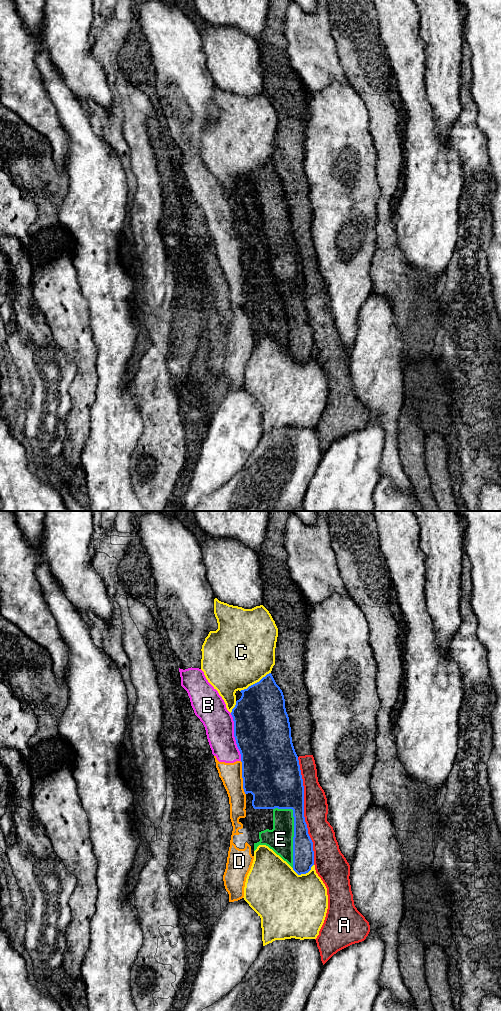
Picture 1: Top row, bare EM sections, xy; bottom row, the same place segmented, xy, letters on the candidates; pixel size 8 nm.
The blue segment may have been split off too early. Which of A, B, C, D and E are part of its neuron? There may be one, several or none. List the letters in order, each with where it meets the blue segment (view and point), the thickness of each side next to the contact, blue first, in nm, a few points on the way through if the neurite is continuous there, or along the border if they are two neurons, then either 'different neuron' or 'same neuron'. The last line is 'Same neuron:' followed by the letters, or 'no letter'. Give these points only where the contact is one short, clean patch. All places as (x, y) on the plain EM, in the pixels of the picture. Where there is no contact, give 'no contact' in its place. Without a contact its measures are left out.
A: contact xy (303, 299); calibres 320 and 190 nm; different neuron
B: contact xy (234, 224); calibres 460 and 240 nm; different neuron
C: contact xy (255, 171); calibres 400 and 500 nm; different neuron
D: contact xy (242, 265); calibres 460 and 180 nm; border xy (240, 249), (242, 276), (245, 282); different neuron
E: contact xy (294, 318); calibres 180 and 200 nm; different neuron
Same neuron: no letter

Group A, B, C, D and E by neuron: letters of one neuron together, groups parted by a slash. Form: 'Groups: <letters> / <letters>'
Groups: A / B D / C / E

